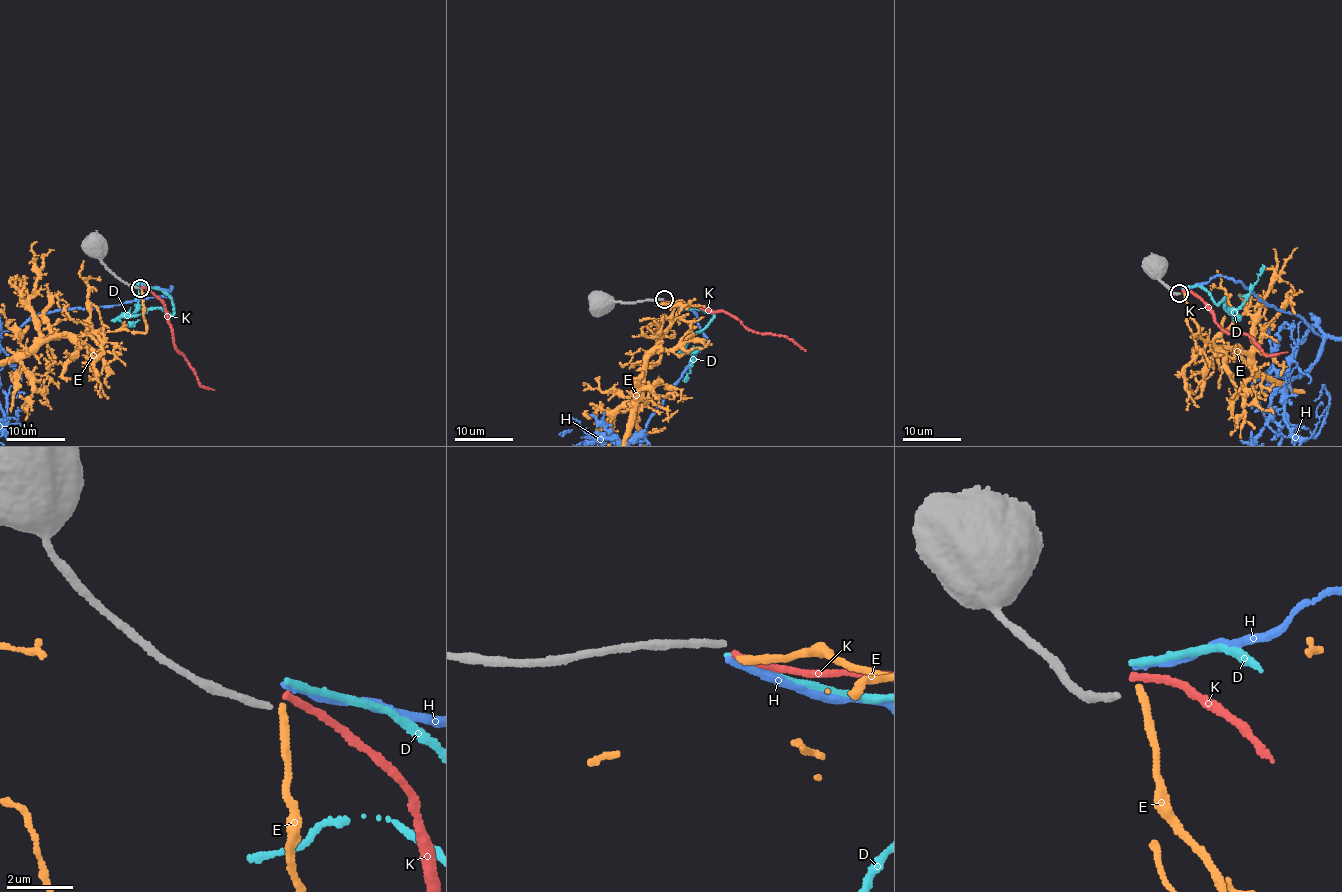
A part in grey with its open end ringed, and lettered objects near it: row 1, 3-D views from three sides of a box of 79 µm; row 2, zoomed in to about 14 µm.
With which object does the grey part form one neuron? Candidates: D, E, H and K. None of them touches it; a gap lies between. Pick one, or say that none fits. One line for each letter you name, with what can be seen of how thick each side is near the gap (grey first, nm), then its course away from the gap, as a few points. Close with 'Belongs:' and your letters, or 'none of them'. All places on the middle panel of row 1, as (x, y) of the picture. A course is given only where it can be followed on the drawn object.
K: Thickness 200 nm (grey) against 190 nm. Its course: (665, 301), (693, 304), (709, 311), (723, 310), (755, 332), (771, 332), (806, 351)
Belongs: K

